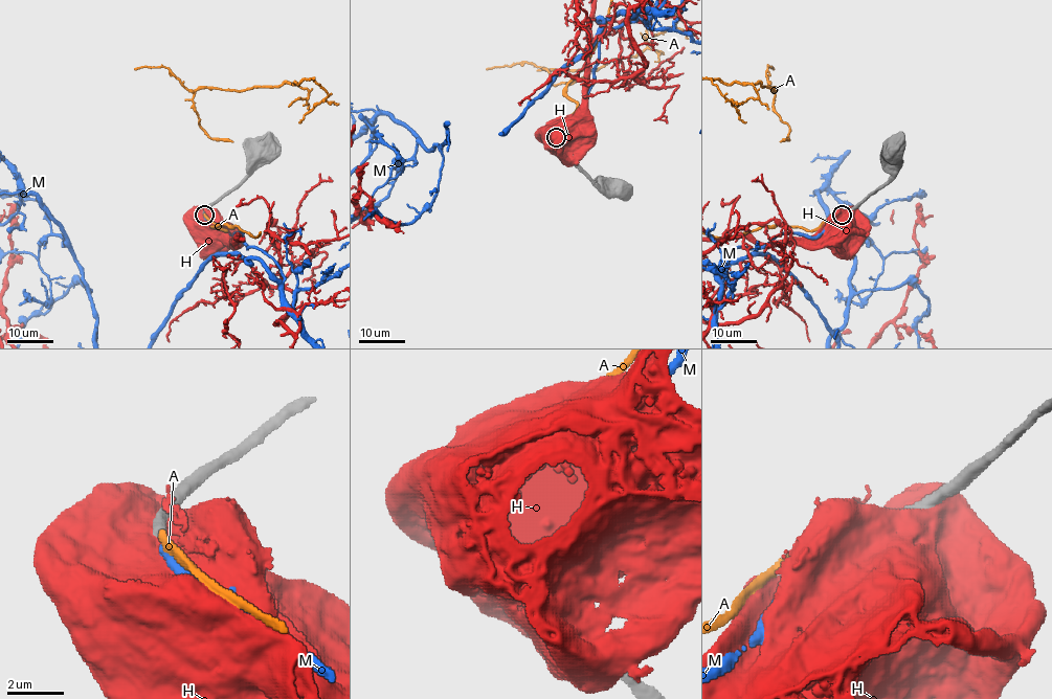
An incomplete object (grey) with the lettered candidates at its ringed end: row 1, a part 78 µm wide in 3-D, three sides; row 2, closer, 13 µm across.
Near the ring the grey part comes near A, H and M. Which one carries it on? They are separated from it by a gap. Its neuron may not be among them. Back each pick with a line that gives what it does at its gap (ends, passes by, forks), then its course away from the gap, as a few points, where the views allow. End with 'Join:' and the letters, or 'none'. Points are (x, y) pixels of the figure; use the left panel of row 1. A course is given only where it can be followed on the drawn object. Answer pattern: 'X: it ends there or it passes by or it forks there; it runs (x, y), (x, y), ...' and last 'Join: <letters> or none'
M: it ends there
Join: M

